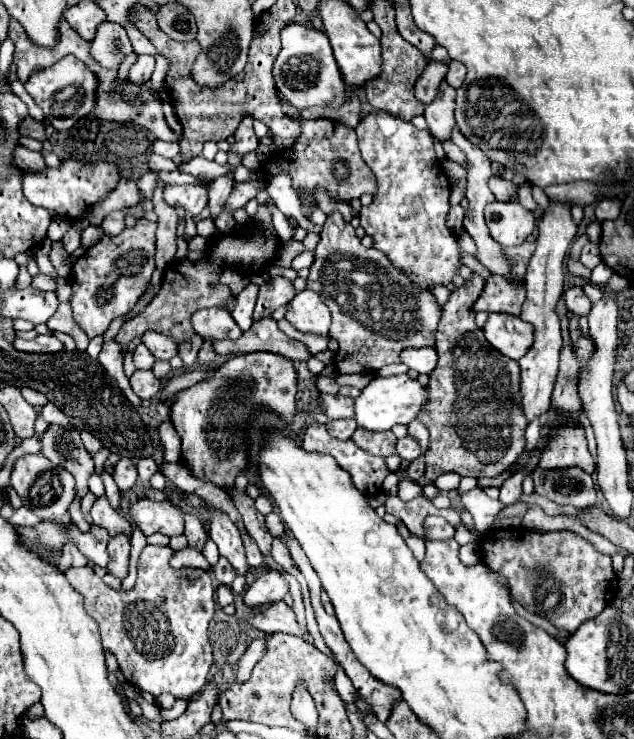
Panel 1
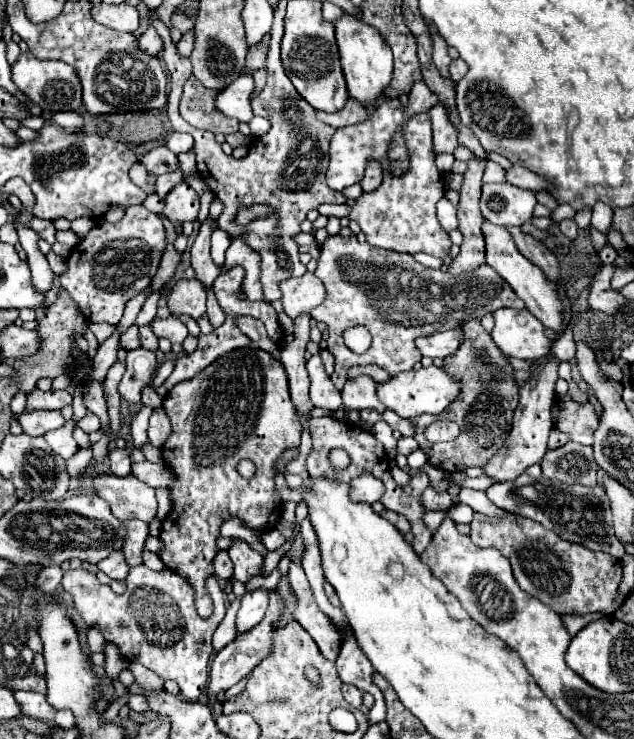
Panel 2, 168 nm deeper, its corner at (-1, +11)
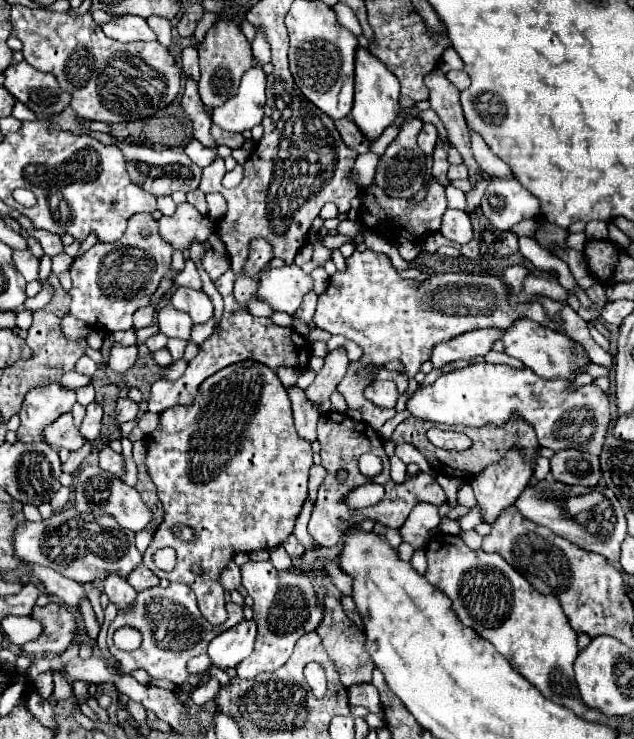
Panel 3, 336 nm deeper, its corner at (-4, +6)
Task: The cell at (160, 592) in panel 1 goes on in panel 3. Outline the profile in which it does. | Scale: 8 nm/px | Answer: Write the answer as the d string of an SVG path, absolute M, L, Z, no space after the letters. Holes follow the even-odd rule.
M169 584L167 588L153 586L147 590L141 590L137 594L135 604L129 606L129 610L117 612L117 618L111 622L111 626L107 630L107 648L113 654L113 658L121 662L123 674L143 668L151 674L151 678L165 678L165 680L171 680L173 684L181 686L183 682L187 682L187 676L189 676L187 662L199 654L205 654L207 644L215 636L229 630L231 626L237 626L243 620L243 606L229 602L227 608L229 608L229 618L223 622L223 626L211 626L201 616L197 602L193 598L193 590L189 590L189 586L185 586L185 584ZM125 624L135 626L143 634L143 644L133 652L119 650L111 638L113 632Z

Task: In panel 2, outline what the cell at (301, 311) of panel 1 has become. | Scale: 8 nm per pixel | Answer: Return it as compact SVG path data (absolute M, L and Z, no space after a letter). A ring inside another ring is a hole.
M304 273L302 277L290 277L288 281L282 281L280 291L284 313L292 319L300 313L310 313L326 297L326 289L314 273Z

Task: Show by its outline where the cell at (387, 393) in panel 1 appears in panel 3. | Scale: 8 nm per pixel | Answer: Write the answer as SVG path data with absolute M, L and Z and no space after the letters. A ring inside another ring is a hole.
M475 362L461 370L439 376L429 386L421 386L415 394L411 394L407 398L405 410L415 418L429 420L435 424L449 424L449 426L453 426L453 424L463 424L463 426L505 424L513 414L519 414L523 420L527 420L535 428L539 446L553 448L555 452L565 450L565 448L579 448L579 450L585 450L591 454L599 454L601 446L603 446L603 438L605 438L605 426L609 426L609 418L613 418L609 414L609 410L611 410L609 398L605 398L605 394L601 394L601 390L597 390L597 386L593 386L593 384L585 384L575 390L571 390L569 386L571 386L569 380L561 380L561 378L545 380L529 368L515 370L505 364Z

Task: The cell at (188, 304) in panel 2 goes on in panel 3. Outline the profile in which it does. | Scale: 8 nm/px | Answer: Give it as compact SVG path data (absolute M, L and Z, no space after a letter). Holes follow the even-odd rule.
M187 286L175 288L171 294L171 306L175 310L187 312L193 324L203 324L213 316L213 302L203 290L193 290Z

